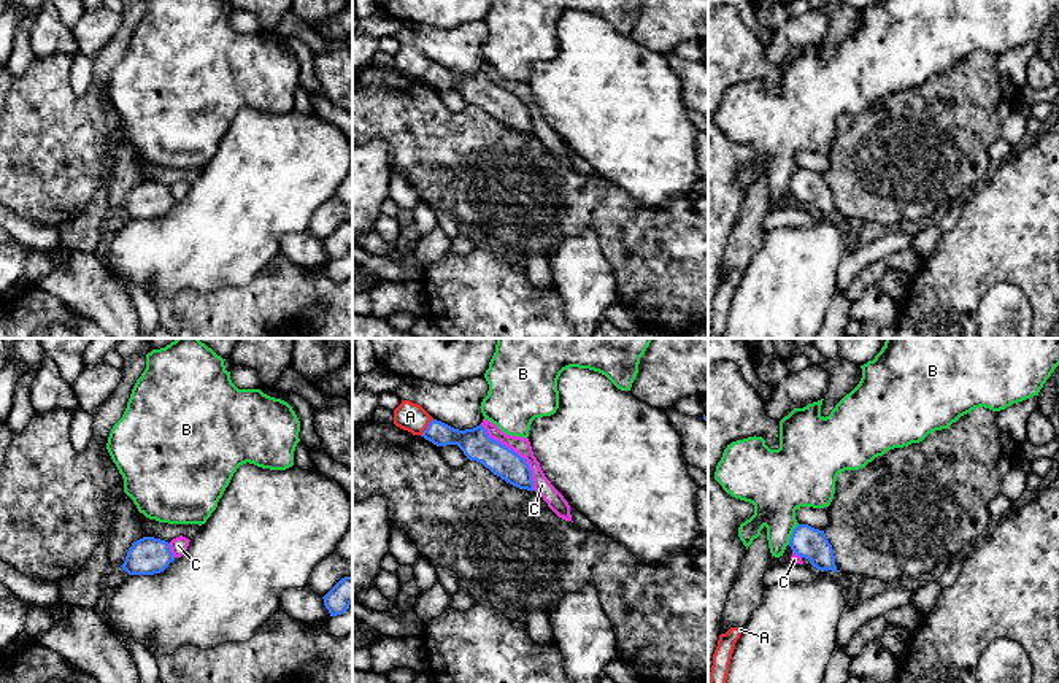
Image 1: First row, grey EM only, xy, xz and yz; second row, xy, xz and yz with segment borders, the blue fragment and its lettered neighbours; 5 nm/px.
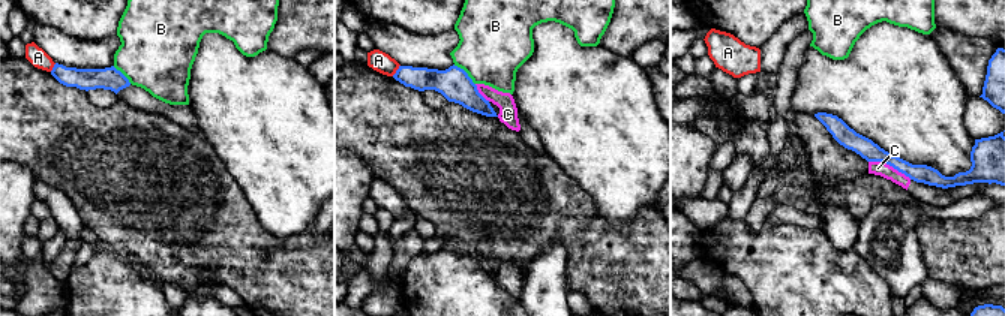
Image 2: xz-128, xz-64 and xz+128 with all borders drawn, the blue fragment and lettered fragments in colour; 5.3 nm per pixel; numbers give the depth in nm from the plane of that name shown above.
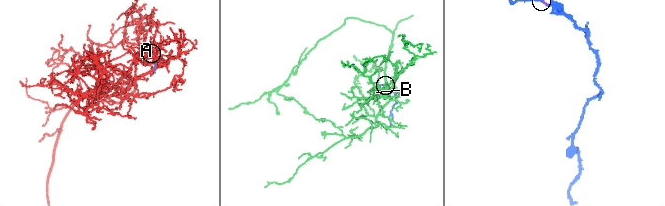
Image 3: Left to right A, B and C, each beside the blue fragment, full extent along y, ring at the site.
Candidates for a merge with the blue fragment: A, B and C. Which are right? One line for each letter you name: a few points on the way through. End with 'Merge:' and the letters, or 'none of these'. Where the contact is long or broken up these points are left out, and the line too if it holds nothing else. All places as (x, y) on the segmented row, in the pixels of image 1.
Merge: none of these

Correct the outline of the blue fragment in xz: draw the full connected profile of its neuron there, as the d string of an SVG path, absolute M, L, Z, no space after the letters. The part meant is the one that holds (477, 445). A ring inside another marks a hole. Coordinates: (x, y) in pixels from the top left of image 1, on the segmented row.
M432 419L421 437L437 446L457 445L467 459L483 464L506 483L519 489L535 491L527 461L508 446L491 438L481 424L473 429L459 430Z

